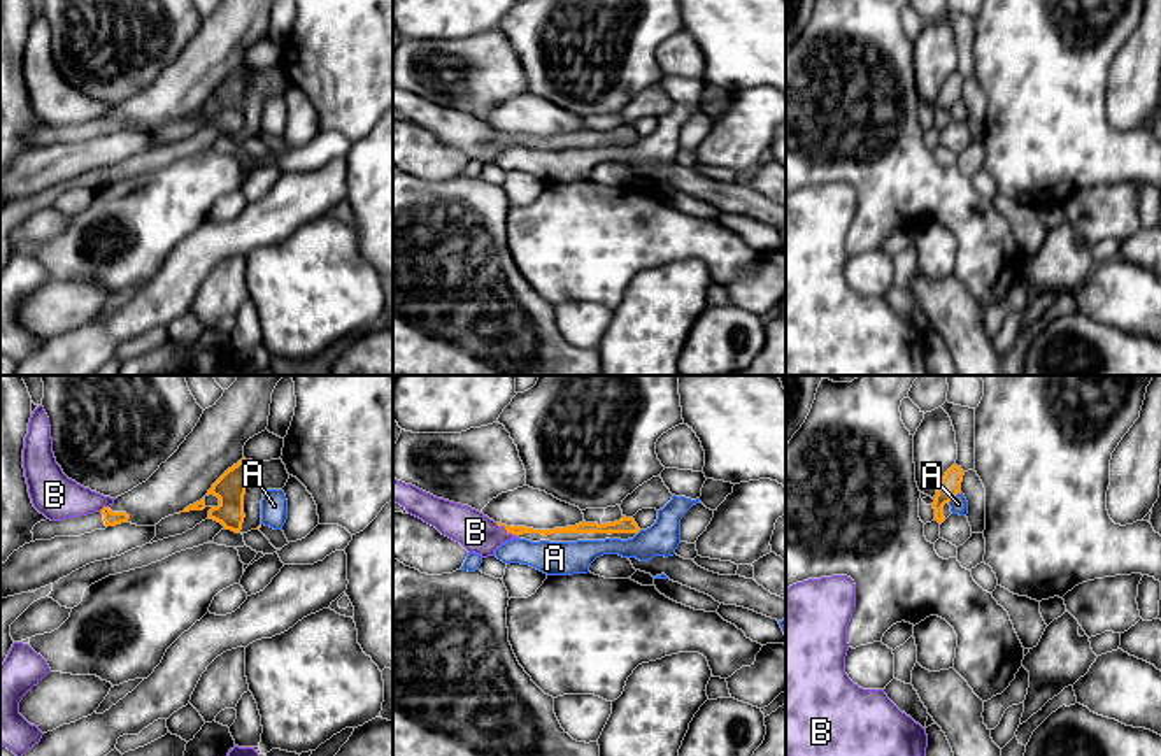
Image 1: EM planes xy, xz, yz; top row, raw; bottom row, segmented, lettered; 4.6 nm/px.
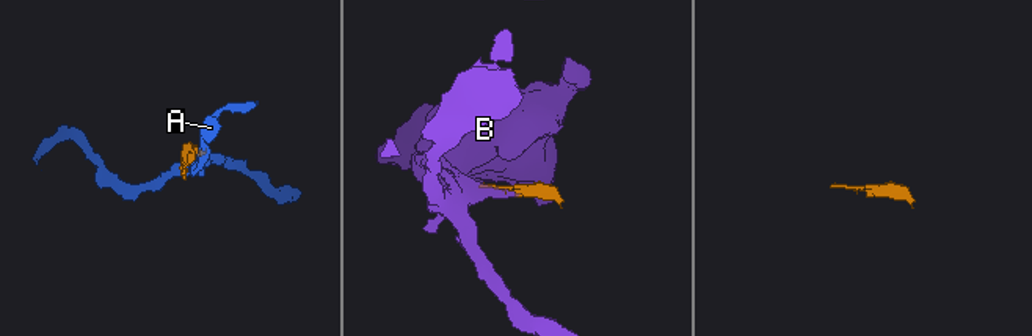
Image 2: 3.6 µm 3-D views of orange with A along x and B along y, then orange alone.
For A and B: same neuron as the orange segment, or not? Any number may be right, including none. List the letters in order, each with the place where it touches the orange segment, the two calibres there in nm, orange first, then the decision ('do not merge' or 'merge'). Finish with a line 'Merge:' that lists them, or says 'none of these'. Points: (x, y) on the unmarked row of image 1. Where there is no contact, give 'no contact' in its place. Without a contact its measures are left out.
A: yz (953, 104) | 100/80 nm | do not merge
B: xz (505, 135) | 50/180 nm | merge
Merge: B

